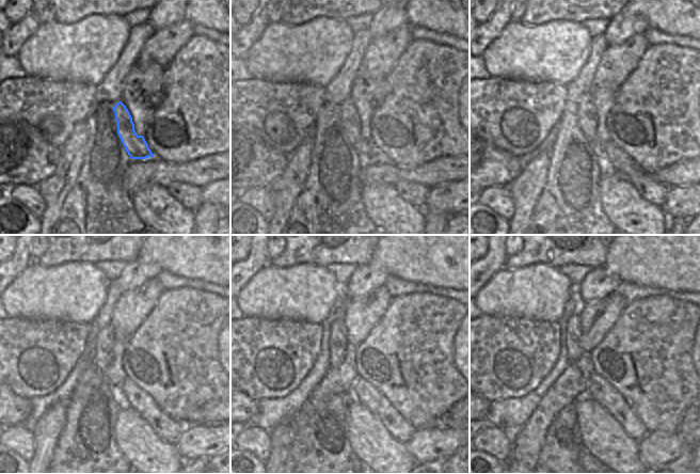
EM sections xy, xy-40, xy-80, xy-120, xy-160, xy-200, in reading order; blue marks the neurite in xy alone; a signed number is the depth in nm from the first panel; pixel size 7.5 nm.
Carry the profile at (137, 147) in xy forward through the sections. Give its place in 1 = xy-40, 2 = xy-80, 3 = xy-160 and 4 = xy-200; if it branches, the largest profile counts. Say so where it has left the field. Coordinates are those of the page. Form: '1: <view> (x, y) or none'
1: xy-40 (351, 121)
2: xy-80 (587, 117)
3: xy-160 (337, 342)
4: xy-200 (573, 321)

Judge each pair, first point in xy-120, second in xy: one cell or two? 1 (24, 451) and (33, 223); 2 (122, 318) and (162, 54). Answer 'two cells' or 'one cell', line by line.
1: two cells
2: one cell

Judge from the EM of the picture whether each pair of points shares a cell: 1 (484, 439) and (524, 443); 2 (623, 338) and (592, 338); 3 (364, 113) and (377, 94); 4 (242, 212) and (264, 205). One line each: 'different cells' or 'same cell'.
1: different cells
2: different cells
3: same cell
4: different cells

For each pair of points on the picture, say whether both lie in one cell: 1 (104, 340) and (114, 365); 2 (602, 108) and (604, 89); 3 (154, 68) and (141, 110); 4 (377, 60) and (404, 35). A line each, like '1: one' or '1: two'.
1: two
2: one
3: one
4: one

